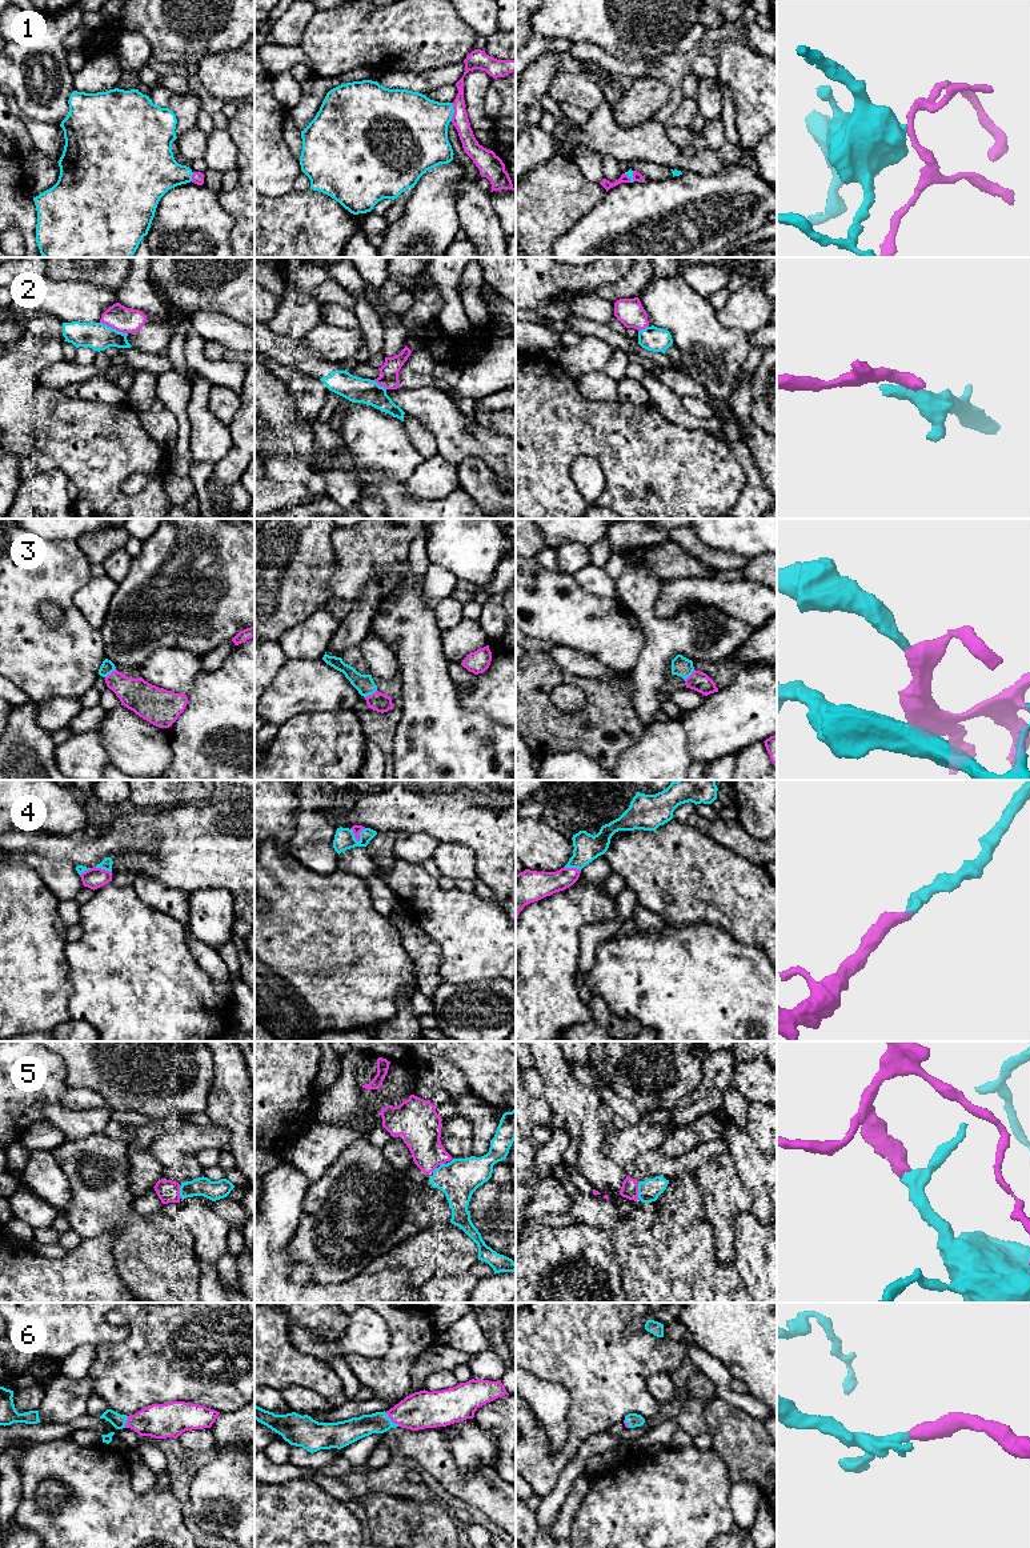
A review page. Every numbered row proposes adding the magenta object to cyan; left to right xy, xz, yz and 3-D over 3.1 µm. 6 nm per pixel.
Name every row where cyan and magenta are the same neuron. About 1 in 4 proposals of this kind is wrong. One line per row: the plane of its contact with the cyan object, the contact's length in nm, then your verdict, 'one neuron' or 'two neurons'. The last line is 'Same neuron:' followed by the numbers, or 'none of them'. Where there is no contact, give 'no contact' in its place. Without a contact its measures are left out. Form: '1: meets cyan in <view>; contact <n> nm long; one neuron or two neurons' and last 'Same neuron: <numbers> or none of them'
1: meets cyan in xz; contact 110 nm long; two neurons
2: meets cyan in xy; contact 180 nm long; two neurons
3: meets cyan in xz; contact 90 nm long; one neuron
4: meets cyan in xz; contact 100 nm long; one neuron
5: meets cyan in yz; contact 90 nm long; one neuron
6: meets cyan in xz; contact 120 nm long; one neuron
Same neuron: 3, 4, 5, 6

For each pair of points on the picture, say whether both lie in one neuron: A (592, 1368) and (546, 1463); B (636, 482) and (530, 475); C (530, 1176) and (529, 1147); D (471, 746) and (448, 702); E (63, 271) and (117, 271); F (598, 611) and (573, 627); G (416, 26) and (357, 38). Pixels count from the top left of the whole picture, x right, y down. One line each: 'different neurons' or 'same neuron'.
A: same neuron
B: same neuron
C: same neuron
D: same neuron
E: same neuron
F: same neuron
G: same neuron

